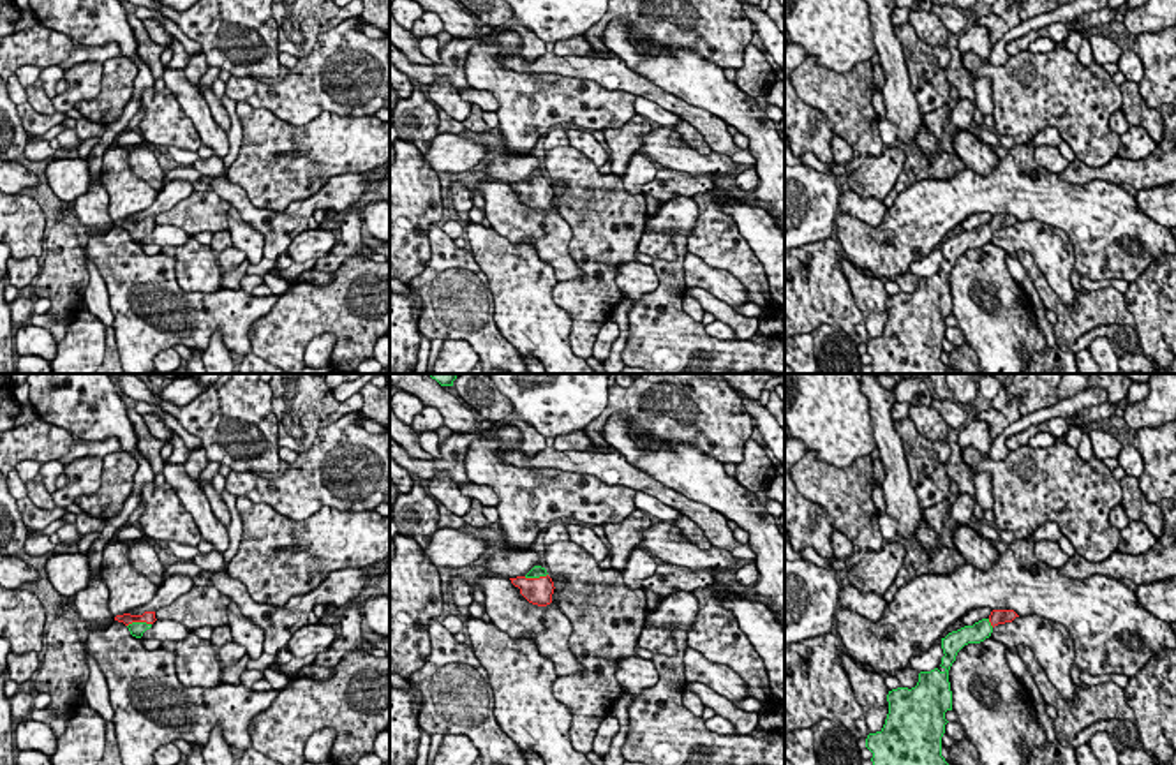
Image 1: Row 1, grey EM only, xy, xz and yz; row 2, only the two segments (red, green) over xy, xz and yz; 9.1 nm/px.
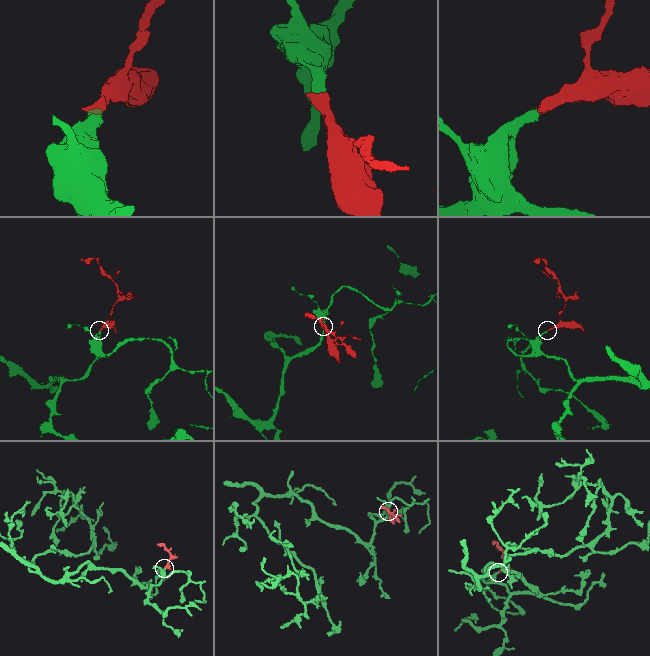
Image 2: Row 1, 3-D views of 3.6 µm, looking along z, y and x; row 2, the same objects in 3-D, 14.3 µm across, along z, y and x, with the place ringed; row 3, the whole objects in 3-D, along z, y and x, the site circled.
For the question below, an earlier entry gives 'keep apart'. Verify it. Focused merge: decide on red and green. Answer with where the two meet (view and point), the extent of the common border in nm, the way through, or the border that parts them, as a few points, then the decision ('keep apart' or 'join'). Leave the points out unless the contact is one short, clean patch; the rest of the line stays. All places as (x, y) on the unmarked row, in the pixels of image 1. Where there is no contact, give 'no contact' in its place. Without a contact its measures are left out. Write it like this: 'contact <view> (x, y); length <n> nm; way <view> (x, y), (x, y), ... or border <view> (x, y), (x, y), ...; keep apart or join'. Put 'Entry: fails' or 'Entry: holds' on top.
Entry: fails
contact xy (138, 226); length 220 nm; way xy (148, 222), (138, 226), (136, 235); join

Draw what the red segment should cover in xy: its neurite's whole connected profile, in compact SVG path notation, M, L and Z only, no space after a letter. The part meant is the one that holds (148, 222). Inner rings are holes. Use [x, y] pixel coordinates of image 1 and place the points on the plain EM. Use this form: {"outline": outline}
{"outline": "M145 217L143 220L116 220L115 226L123 227L130 240L136 243L141 243L146 234L152 233L152 229L157 226L155 217Z"}

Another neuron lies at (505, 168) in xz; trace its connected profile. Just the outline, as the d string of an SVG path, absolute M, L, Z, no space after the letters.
M499 155L488 160L483 180L517 183L525 182L534 171L545 173L541 159L538 157Z

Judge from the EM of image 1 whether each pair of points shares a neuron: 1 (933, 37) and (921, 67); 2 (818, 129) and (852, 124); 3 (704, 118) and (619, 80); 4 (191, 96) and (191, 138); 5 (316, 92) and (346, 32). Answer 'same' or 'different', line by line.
1: different
2: different
3: same
4: different
5: same

